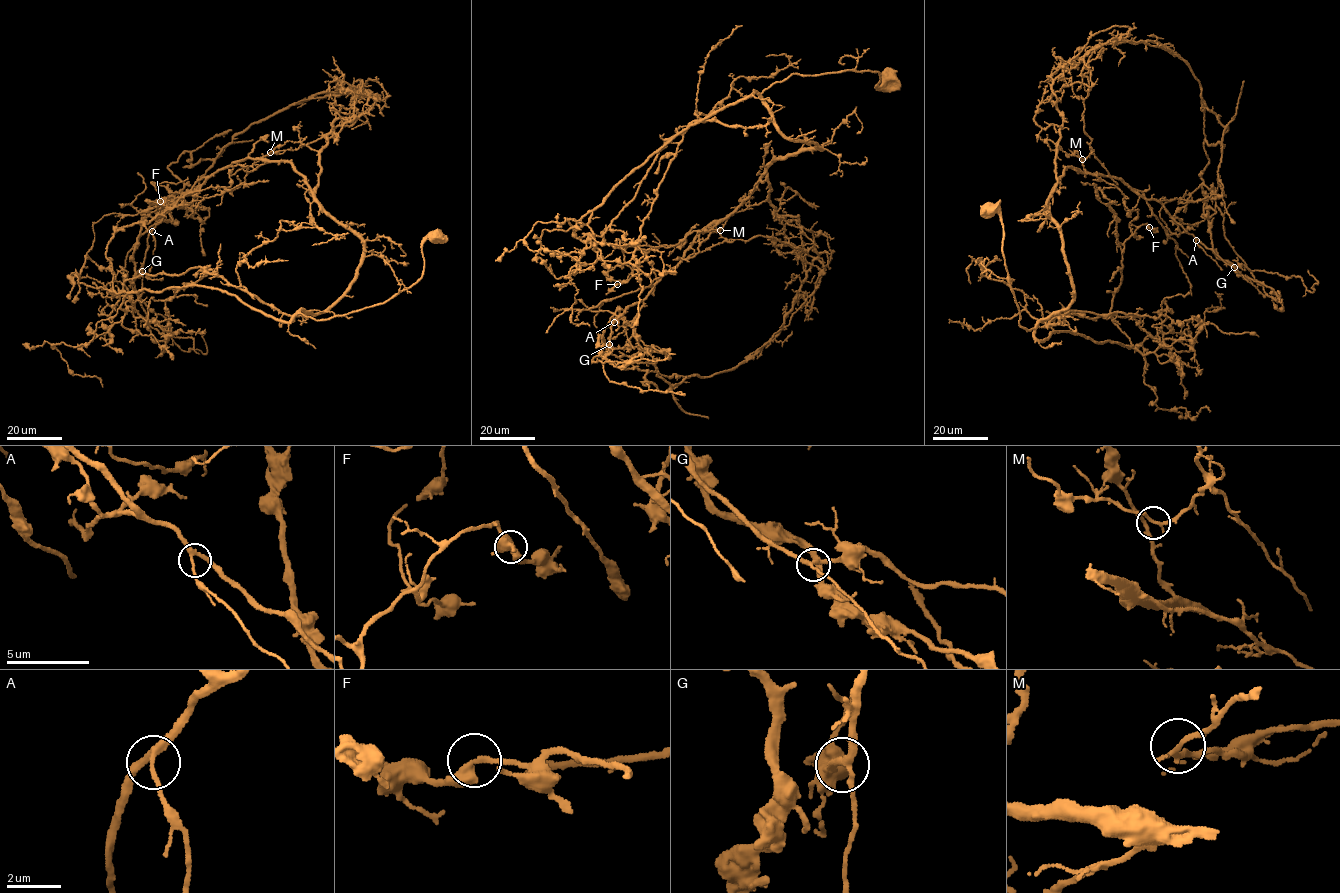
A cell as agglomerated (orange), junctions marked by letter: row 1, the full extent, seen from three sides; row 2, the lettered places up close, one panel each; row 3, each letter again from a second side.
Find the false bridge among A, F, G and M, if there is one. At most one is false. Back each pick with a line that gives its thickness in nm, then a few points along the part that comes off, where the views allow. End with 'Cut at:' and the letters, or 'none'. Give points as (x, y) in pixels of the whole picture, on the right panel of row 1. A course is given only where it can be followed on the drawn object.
M: 170 nm | (1082, 159), (1086, 52), (1150, 41), (1184, 60), (1228, 129), (1203, 145), (1213, 251), (1273, 289), (1274, 304)
Cut at: M

